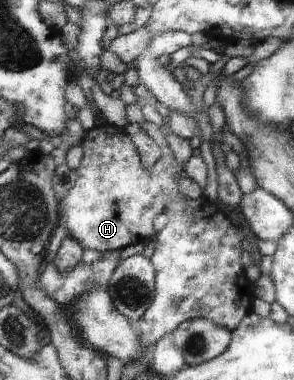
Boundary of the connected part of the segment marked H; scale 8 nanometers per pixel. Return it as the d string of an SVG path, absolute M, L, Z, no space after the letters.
M107 123L100 127L94 125L86 133L80 145L83 148L83 158L76 169L75 185L62 199L62 212L68 233L81 244L84 250L97 249L101 253L107 253L107 251L122 250L128 245L151 240L151 237L156 235L156 231L153 231L153 219L155 215L164 211L164 207L179 197L183 197L185 201L195 201L196 197L189 197L183 193L183 187L197 186L201 190L205 188L207 169L205 169L205 161L199 156L191 154L187 159L180 160L171 153L163 158L163 163L159 163L155 171L151 171L151 168L147 169L142 163L138 148L131 143L124 129Z

